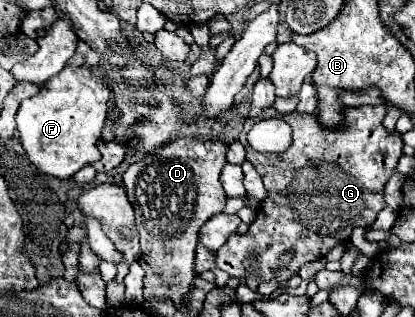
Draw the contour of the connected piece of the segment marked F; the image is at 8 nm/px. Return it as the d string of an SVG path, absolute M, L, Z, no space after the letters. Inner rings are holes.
M67 65L59 75L41 85L35 97L21 103L17 111L17 131L23 149L31 163L59 179L73 177L81 167L97 161L101 153L97 151L97 141L101 137L101 127L109 113L109 87L99 79L93 67Z

